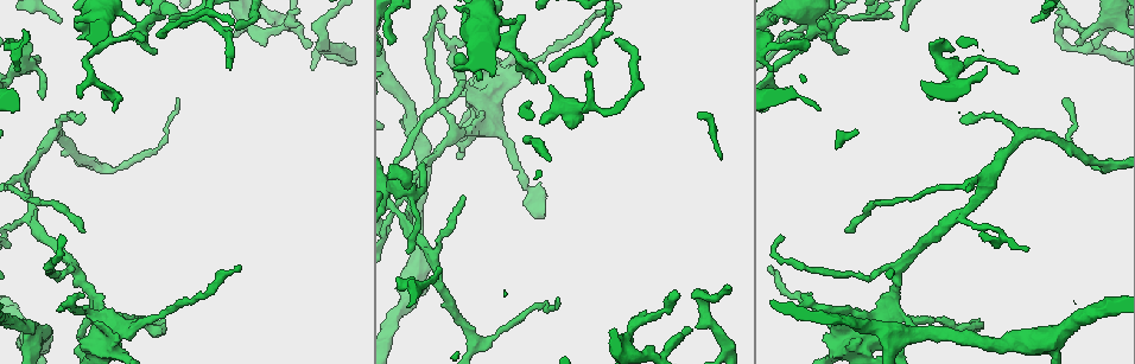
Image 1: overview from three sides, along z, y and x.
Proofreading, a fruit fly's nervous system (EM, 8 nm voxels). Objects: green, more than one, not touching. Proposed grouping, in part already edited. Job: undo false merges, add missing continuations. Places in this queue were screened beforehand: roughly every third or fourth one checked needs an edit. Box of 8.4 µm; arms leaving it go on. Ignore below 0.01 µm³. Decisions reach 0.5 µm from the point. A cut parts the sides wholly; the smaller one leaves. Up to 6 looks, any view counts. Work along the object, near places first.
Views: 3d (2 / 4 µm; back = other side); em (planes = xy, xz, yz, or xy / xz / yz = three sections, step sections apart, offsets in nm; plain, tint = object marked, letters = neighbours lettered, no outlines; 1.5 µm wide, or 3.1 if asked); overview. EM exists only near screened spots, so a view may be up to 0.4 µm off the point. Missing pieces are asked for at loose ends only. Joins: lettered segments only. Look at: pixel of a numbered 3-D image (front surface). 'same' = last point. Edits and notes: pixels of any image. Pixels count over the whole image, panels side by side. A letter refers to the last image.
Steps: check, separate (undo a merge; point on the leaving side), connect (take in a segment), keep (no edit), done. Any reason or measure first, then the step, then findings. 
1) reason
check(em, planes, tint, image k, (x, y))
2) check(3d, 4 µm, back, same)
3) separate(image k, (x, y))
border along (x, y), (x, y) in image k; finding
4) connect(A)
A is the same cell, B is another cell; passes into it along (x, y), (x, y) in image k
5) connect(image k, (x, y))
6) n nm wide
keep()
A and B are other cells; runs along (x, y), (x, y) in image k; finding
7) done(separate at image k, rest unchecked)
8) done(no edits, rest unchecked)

thin end
check(em, planes, letters, image 1, (846, 232))

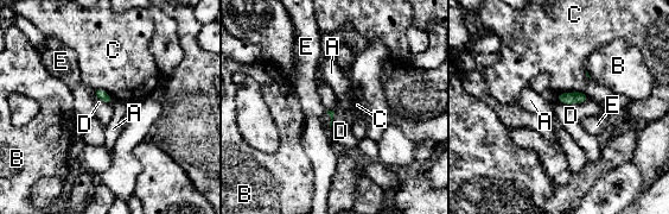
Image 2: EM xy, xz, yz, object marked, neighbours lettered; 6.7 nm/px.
C touches over 220 nm
keep()
A, B, C, D and E are other cells; border along (588, 98), (573, 104), (556, 99) in image 2; no lettered segment goes on from it

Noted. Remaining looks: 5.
an open end
check(3d, 4 µm, image 1, (59, 310))

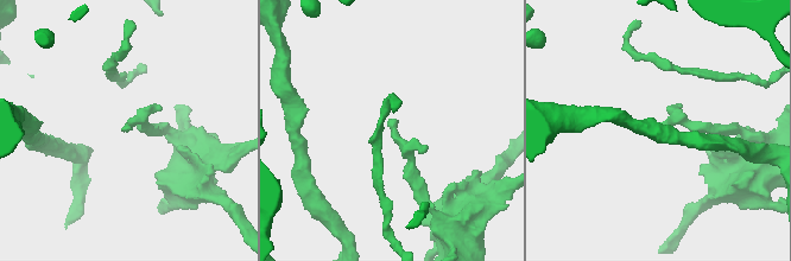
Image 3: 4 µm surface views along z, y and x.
check(em, yz, step 4, tint, image 3, (122, 130))

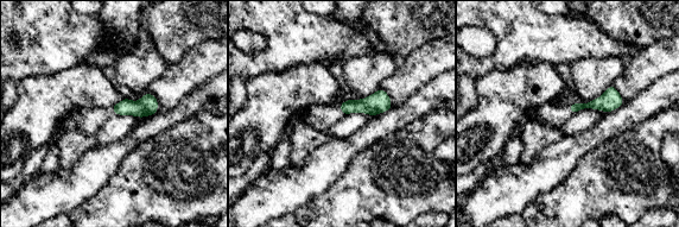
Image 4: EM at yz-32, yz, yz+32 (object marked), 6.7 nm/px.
check(em, planes, letters, same)

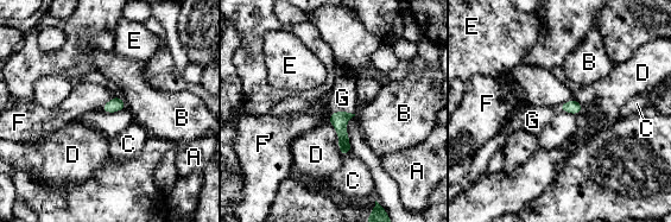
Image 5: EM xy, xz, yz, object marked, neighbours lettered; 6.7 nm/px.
connect(image 5, (342, 97))
G is the same cell, A, B, C, D, E and F are other cells; passes into it along (339, 120), (343, 112), (342, 97) in image 5; it goes on there

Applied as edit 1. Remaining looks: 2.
abrupt turn
check(3d, 4 µm, back, image 1, (808, 21))

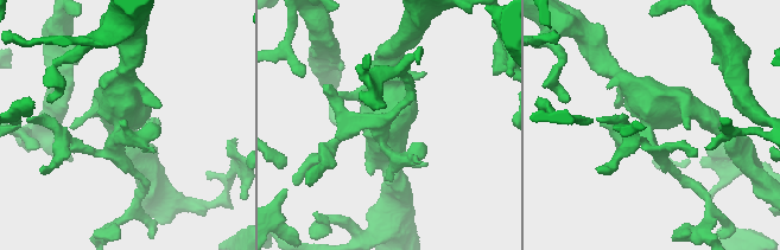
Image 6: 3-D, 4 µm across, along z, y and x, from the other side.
now the EM
check(em, planes, letters, image 6, (383, 130))

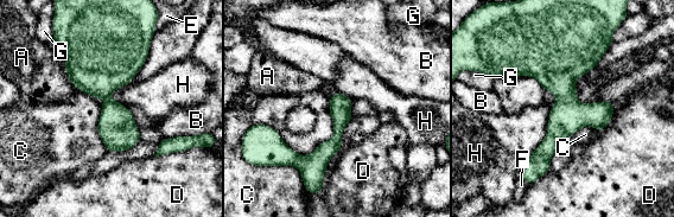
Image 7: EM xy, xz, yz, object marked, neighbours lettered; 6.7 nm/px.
C touches over 500 nm
keep()
A, B, C, D, E, F, G and H are other cells; one neuron here

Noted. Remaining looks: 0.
done(connect at image 5, rest unchecked)

